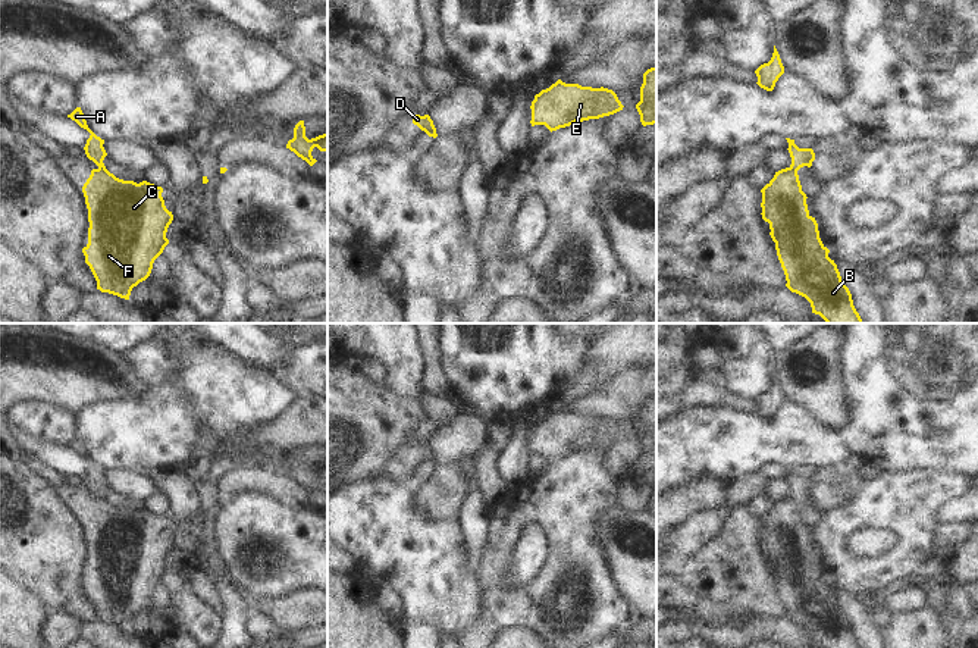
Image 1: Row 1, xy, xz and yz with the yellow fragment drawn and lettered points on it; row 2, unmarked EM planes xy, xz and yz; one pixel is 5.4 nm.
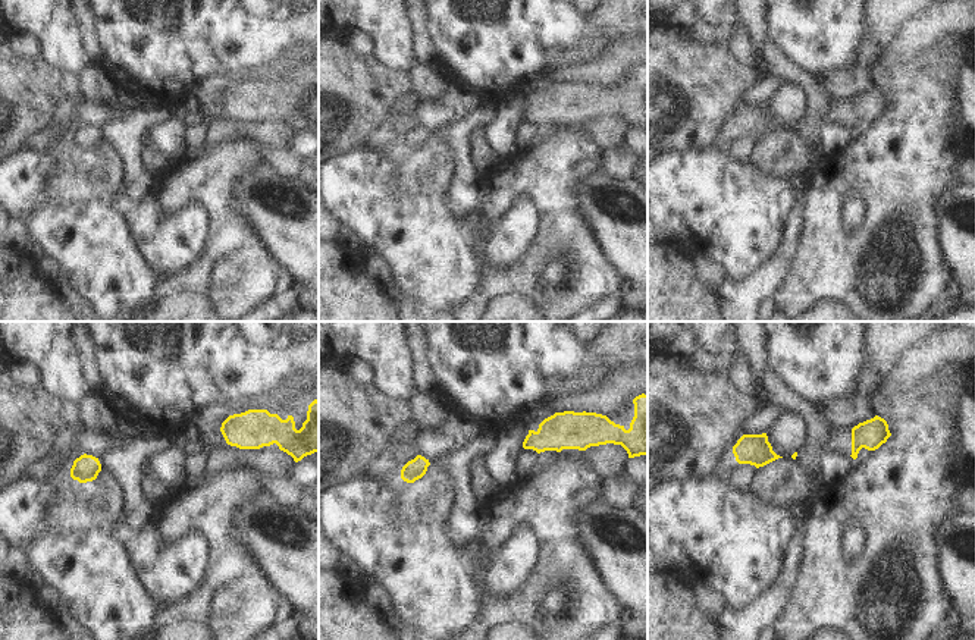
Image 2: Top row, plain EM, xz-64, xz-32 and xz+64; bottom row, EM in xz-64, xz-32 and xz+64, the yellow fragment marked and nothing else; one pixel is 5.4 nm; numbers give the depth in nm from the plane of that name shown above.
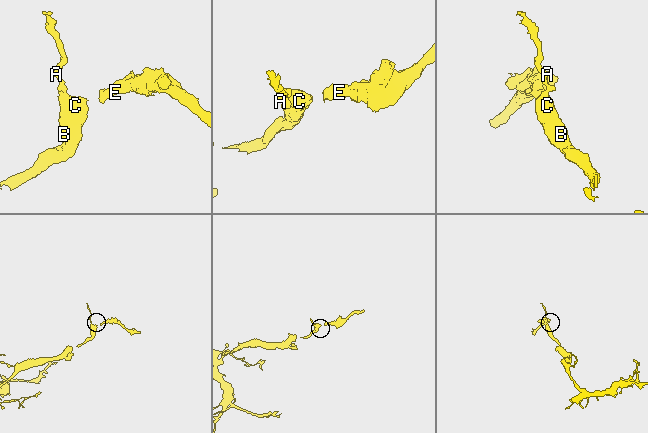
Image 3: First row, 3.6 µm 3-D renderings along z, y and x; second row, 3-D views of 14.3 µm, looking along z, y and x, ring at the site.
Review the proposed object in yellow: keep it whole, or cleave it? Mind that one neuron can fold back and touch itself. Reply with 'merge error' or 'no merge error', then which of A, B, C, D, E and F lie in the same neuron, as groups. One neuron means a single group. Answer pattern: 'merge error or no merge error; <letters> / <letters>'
merge error; A / B C D E F

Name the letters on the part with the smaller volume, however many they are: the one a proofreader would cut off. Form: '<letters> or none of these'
A

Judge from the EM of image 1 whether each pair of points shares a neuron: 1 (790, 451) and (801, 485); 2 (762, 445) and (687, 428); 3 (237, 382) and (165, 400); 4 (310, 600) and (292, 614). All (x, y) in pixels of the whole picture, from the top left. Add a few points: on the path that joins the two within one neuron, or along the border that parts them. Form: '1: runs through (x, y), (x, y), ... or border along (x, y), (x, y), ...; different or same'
1: border along (786, 466), (793, 469); different
2: runs through (743, 443), (724, 443), (707, 438); same
3: runs through (219, 394), (206, 400), (182, 400); same
4: runs through (306, 604), (297, 612); same

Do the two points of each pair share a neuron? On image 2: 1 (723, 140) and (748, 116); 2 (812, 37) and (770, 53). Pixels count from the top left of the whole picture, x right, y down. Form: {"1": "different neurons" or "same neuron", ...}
{"1": "same neuron", "2": "different neurons"}

